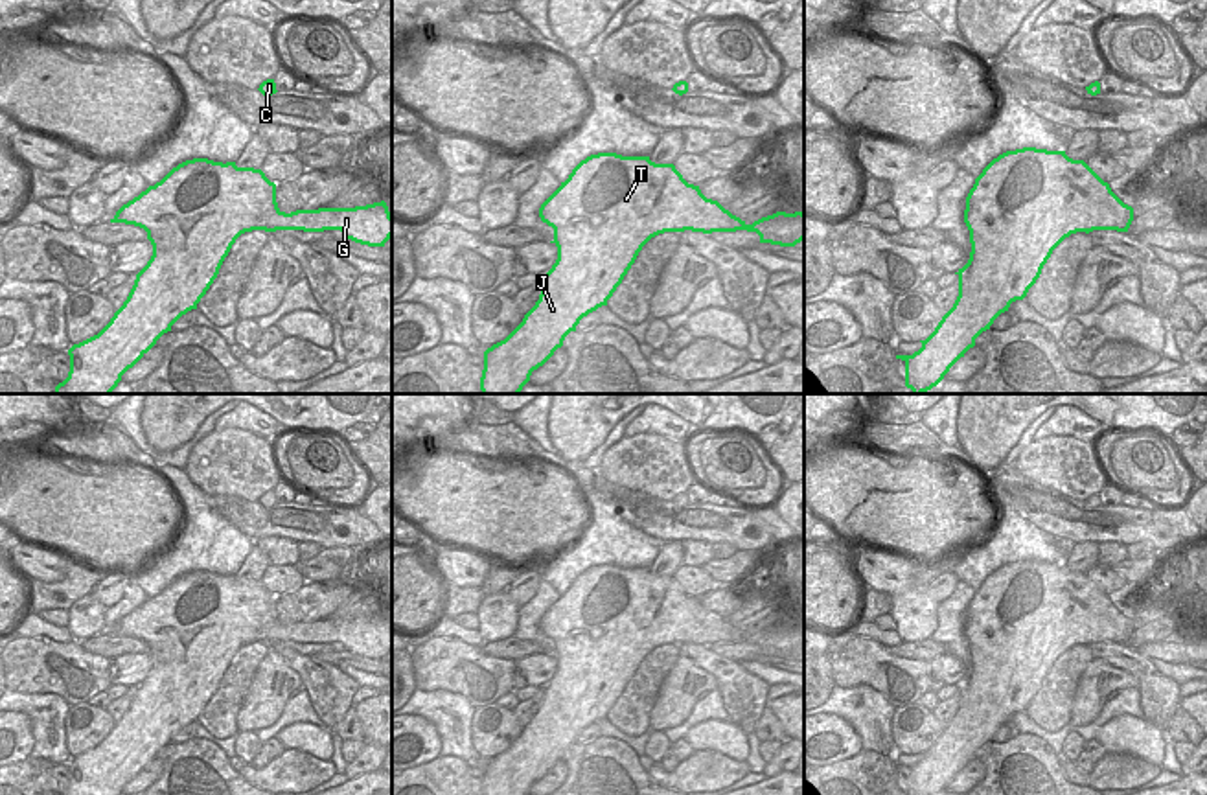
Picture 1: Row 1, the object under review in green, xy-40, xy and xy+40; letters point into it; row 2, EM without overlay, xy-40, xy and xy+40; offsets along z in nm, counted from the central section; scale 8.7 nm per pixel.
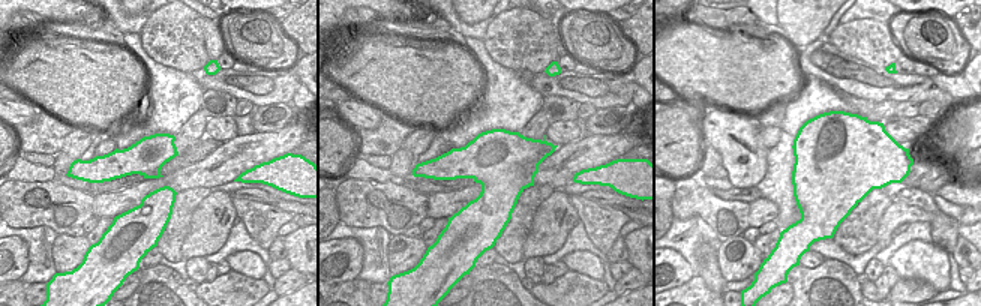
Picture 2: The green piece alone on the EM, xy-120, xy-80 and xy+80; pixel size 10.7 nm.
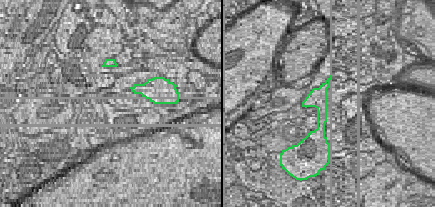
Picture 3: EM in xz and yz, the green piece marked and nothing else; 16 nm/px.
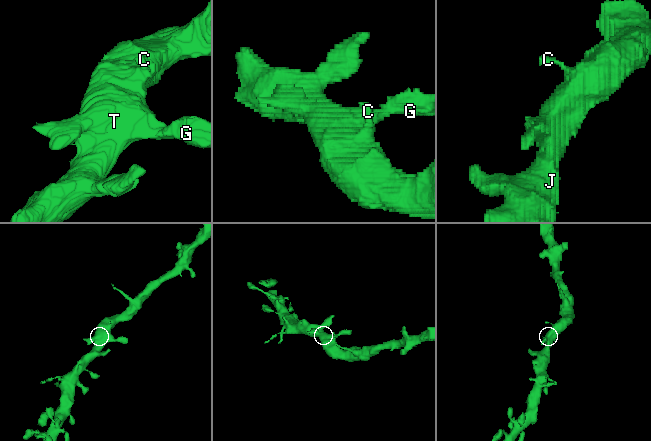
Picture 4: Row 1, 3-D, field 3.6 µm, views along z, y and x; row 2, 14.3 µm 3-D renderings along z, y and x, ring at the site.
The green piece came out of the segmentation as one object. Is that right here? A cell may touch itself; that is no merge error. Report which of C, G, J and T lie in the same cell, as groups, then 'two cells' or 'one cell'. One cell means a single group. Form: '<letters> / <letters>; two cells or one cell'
C G J T; one cell

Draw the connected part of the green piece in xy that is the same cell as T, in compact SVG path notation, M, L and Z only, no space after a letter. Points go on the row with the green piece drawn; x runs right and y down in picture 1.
M598 153L581 160L569 179L541 204L539 217L554 228L558 259L545 274L545 287L523 322L484 351L482 394L519 394L534 370L543 366L583 317L607 305L635 263L642 247L664 232L736 232L760 236L760 243L795 247L804 239L804 213L776 212L747 225L688 184L673 164L655 164L649 156Z

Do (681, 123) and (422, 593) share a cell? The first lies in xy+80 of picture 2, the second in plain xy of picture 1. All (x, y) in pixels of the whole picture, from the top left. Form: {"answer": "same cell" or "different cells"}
{"answer": "same cell"}

